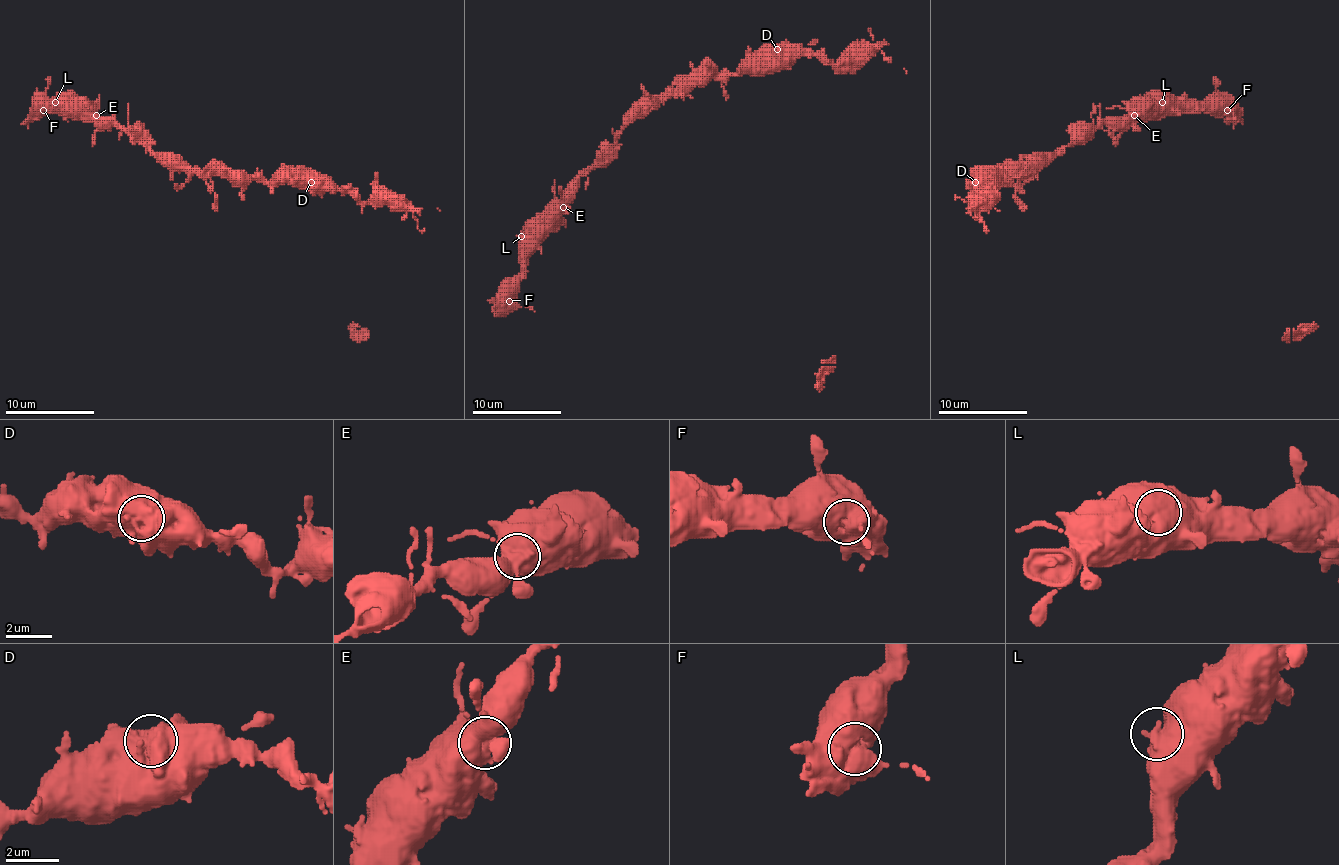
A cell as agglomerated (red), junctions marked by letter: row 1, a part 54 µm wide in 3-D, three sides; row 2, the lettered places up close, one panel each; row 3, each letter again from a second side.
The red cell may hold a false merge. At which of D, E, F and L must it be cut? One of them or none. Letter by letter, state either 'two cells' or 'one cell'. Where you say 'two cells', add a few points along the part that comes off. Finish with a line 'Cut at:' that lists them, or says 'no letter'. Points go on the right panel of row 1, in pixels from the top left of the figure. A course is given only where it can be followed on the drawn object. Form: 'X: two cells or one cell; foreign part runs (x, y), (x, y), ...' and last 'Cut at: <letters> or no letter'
D: one cell
E: one cell
F: one cell
L: one cell
Cut at: no letter

